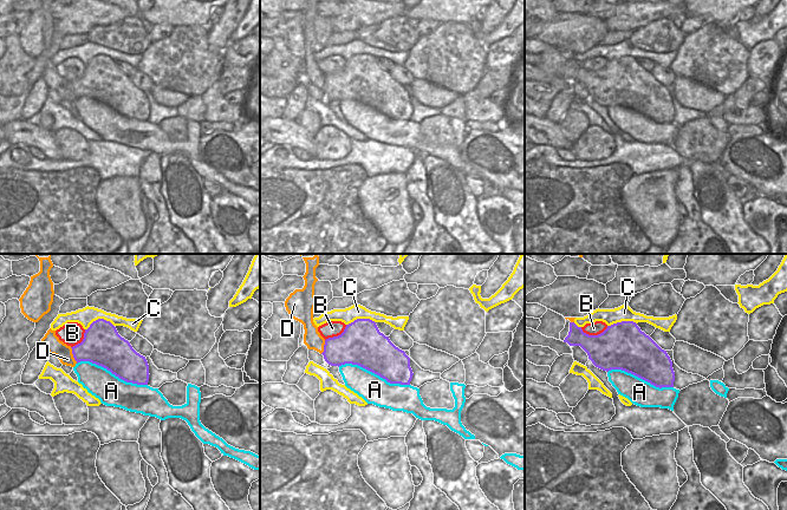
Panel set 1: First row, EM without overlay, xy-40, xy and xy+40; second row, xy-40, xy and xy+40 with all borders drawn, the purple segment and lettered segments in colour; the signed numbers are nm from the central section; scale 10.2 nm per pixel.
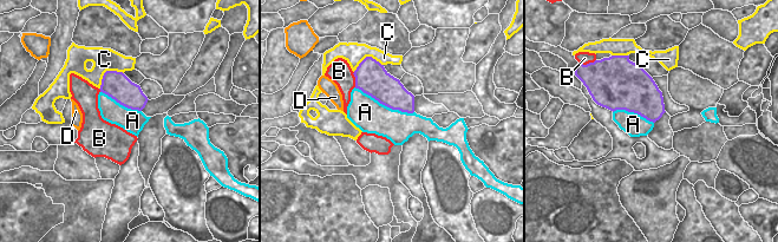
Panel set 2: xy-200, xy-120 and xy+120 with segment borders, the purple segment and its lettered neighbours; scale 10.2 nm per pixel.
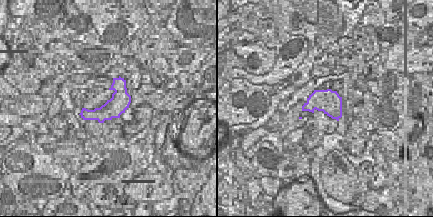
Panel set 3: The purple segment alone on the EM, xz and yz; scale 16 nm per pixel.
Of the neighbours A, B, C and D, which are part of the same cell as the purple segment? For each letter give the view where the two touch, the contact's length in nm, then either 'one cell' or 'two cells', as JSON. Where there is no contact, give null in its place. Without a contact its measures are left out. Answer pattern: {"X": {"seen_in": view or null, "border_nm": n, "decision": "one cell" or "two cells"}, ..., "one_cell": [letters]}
{"A": {"seen_in": "xy", "border_nm": 750, "decision": "two cells"}, "B": {"seen_in": "xy+40", "border_nm": 280, "decision": "two cells"}, "C": {"seen_in": "xy-40", "border_nm": 300, "decision": "two cells"}, "D": {"seen_in": "xy-40", "border_nm": 180, "decision": "two cells"}, "one_cell": []}

